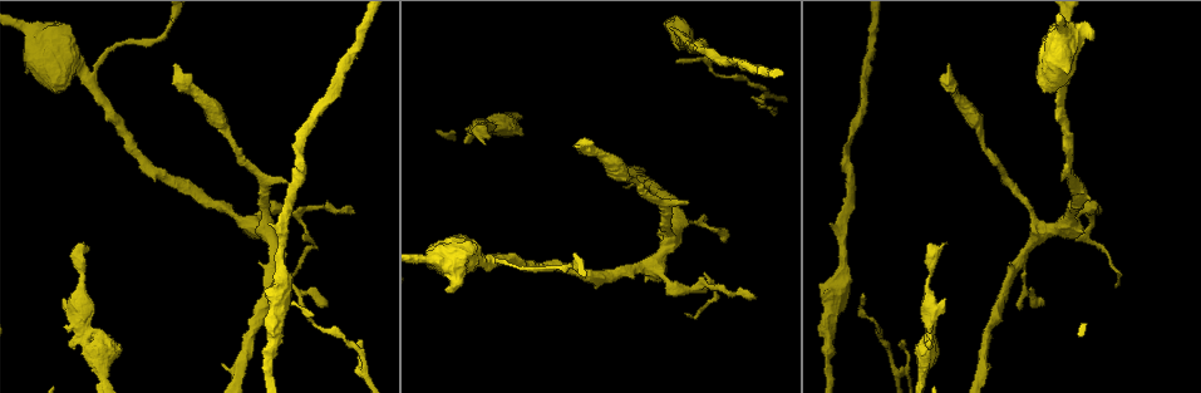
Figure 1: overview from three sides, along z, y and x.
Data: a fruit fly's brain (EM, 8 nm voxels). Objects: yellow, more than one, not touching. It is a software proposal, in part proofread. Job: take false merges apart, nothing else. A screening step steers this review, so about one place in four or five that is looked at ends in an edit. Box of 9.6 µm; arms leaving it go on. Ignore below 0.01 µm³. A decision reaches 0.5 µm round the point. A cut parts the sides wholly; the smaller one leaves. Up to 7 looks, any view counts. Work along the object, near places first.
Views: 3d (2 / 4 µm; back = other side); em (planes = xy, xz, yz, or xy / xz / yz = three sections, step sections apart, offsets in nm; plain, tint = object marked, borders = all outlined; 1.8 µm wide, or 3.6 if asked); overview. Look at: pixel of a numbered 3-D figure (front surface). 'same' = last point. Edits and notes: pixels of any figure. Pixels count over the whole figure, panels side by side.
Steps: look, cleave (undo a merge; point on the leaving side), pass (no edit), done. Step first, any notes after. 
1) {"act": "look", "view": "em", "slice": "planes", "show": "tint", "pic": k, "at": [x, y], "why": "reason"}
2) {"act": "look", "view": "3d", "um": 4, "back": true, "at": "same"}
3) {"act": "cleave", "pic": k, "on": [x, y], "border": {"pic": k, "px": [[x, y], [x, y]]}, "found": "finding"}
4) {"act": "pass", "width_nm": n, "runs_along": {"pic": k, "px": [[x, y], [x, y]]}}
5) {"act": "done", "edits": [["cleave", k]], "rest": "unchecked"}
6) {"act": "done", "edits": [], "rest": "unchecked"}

{"act": "look", "view": "em", "slice": "planes", "show": "tint", "pic": 1, "at": [827, 338], "why": "thick turns thin"}

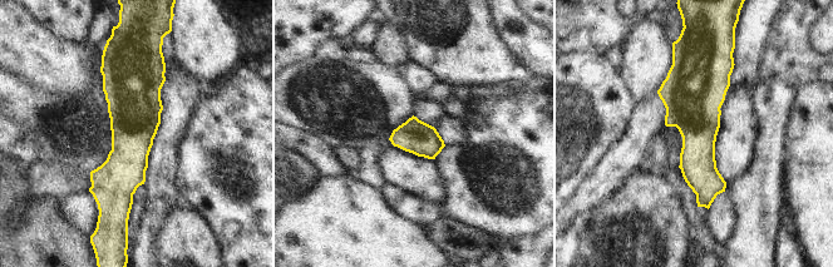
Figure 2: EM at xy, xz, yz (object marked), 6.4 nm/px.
{"act": "pass", "found": "continuous, no second neuron"}

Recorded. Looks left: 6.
{"act": "look", "view": "em", "slice": "planes", "show": "tint", "pic": 1, "at": [763, 93], "why": "three-way junction"}

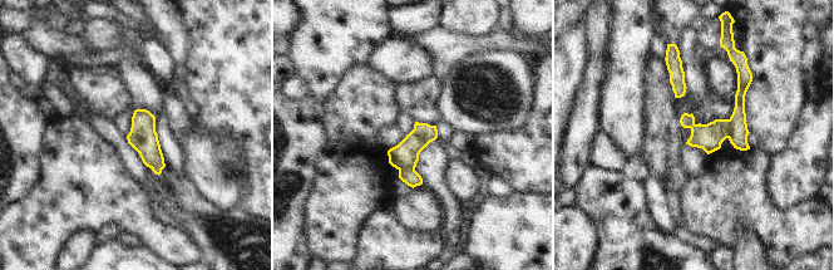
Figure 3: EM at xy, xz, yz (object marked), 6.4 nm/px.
{"act": "cleave", "pic": 3, "on": [738, 137], "part_leaving": {"pic": 3, "px": [[741, 74], [739, 141], [744, 147]]}, "found": "two neurons meet here"}

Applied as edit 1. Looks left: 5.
{"act": "look", "view": "em", "slice": "xz", "step": 8, "show": "tint", "pic": 1, "at": [298, 146], "why": "narrows sharply"}

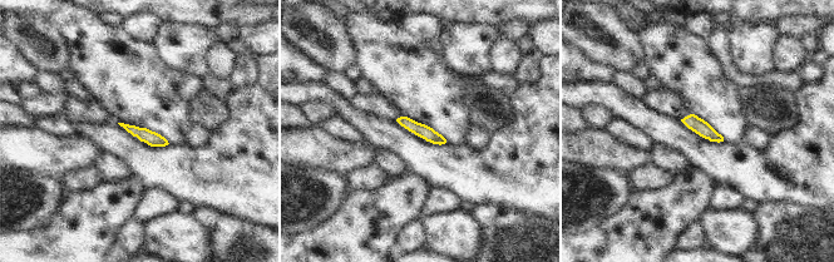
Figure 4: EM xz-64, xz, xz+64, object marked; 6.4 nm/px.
{"act": "look", "view": "em", "slice": "planes", "show": "tint", "at": "same", "why": "cut it another way"}

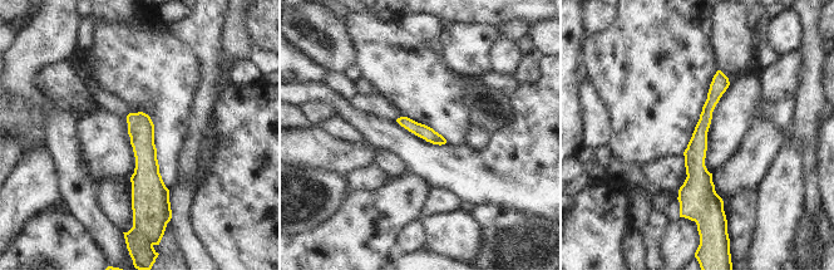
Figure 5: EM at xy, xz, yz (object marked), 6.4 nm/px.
{"act": "pass", "runs_along": {"pic": 5, "px": [[719, 74], [696, 148], [695, 206]]}, "found": "continuous, no second neuron"}

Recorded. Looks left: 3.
{"act": "done", "edits": [["cleave", 3]], "rest": "unchecked"}

